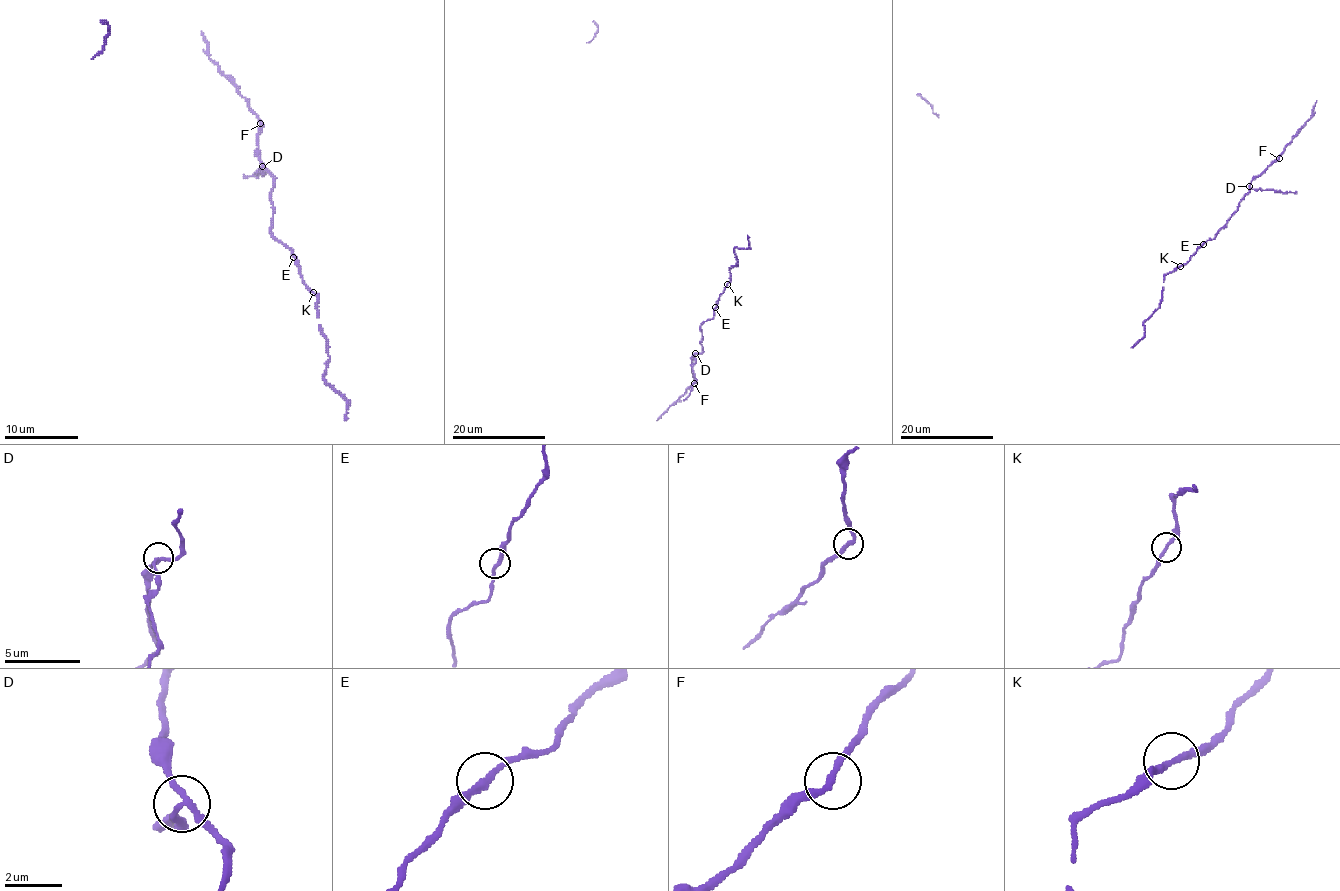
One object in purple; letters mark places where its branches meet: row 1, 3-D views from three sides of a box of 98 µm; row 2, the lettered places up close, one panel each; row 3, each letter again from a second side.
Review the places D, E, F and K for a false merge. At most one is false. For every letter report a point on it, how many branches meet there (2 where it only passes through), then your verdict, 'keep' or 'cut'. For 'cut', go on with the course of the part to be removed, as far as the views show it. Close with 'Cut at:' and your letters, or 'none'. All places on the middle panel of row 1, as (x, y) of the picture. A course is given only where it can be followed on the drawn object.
D: place (695, 353); branches 3; cut; course (695, 353), (695, 383), (683, 400)
E: place (715, 307); branches 2; keep
F: place (694, 383); branches 2; keep
K: place (727, 284); branches 2; keep
Cut at: D

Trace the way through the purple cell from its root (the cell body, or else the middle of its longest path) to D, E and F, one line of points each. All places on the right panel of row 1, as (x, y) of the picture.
D: (1163, 274), (1184, 265), (1198, 248), (1215, 237), (1237, 210), (1249, 186)
E: (1163, 274), (1184, 265), (1203, 244)
F: (1163, 274), (1184, 265), (1198, 248), (1211, 240), (1237, 210), (1250, 183), (1279, 158)

